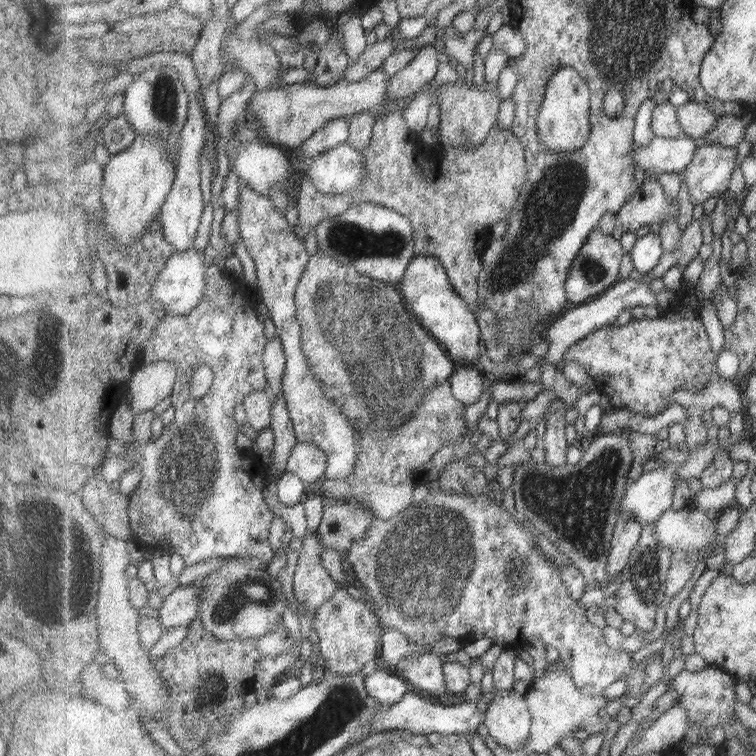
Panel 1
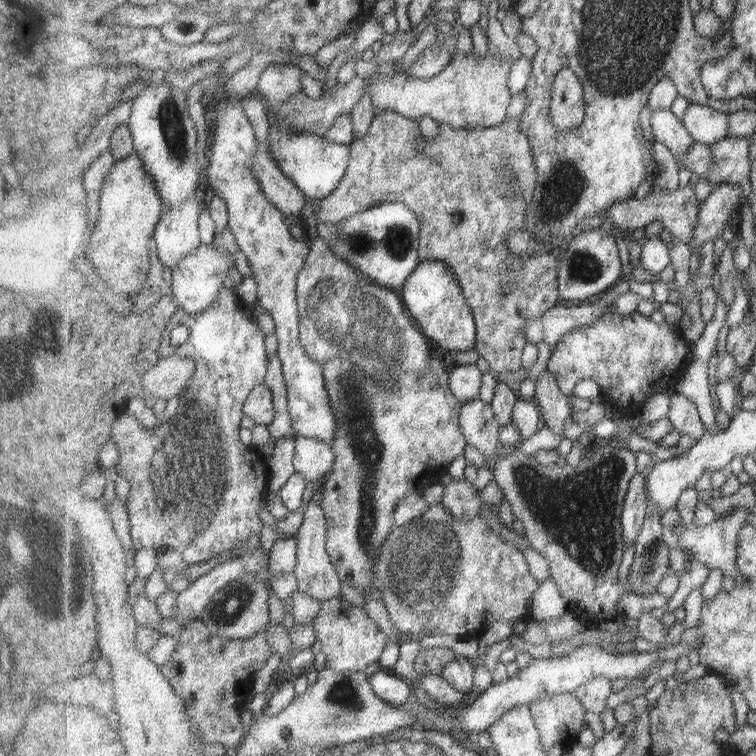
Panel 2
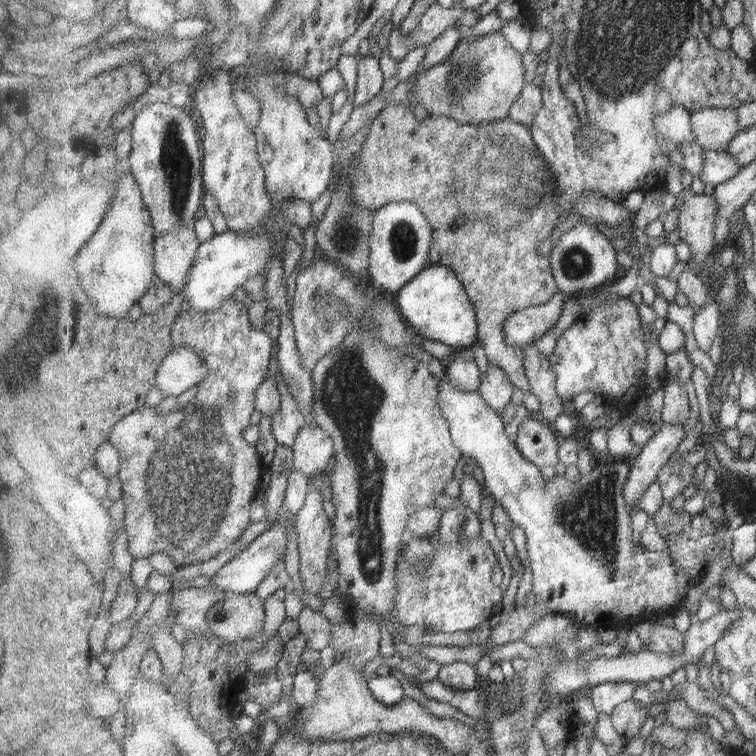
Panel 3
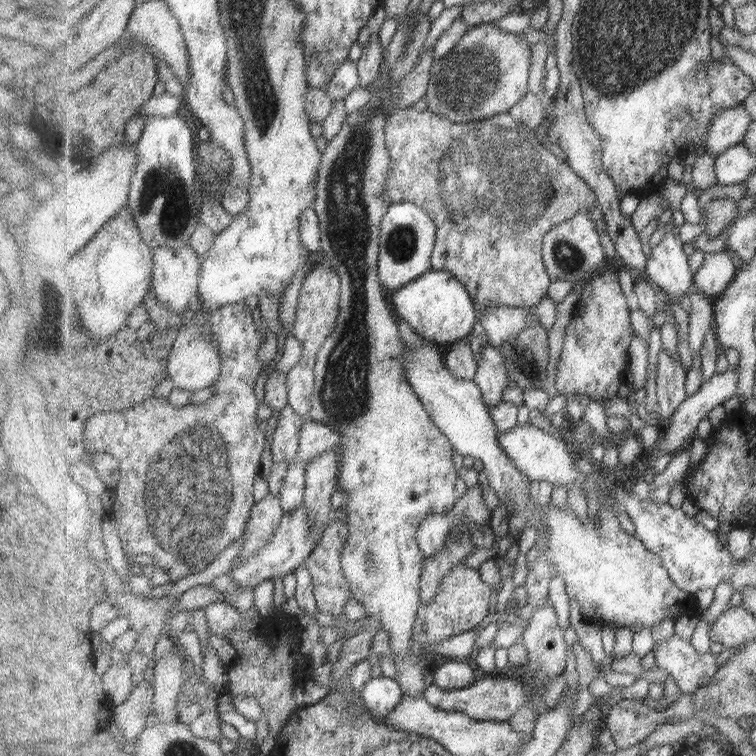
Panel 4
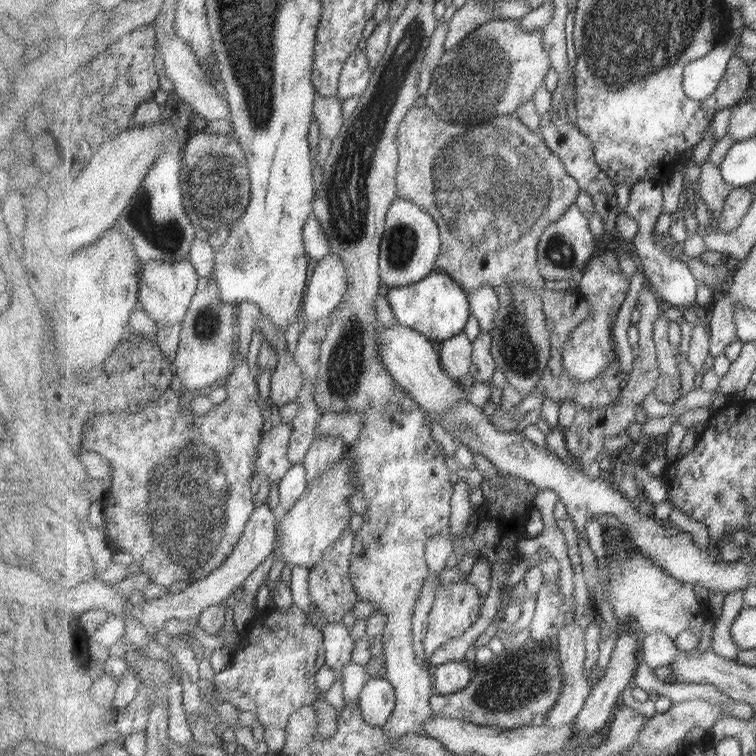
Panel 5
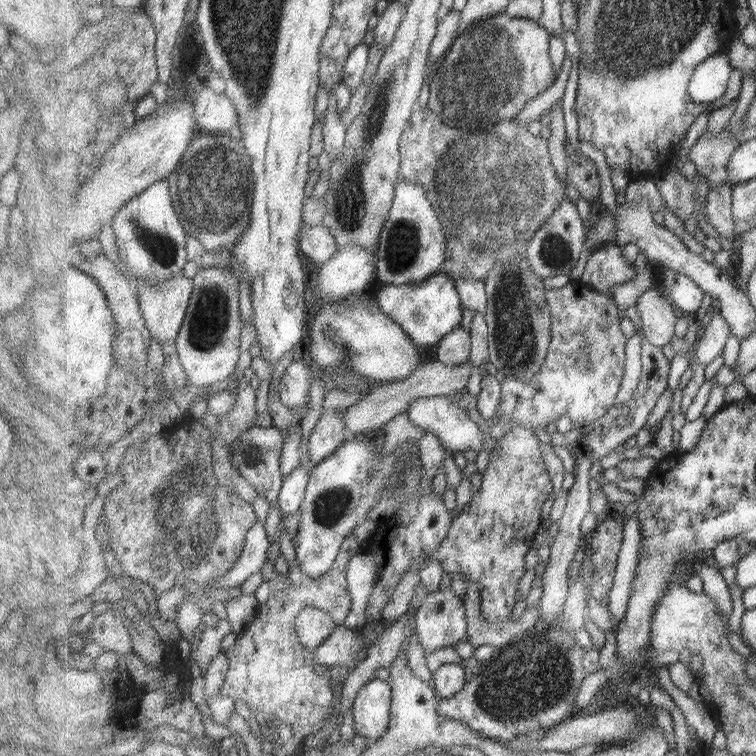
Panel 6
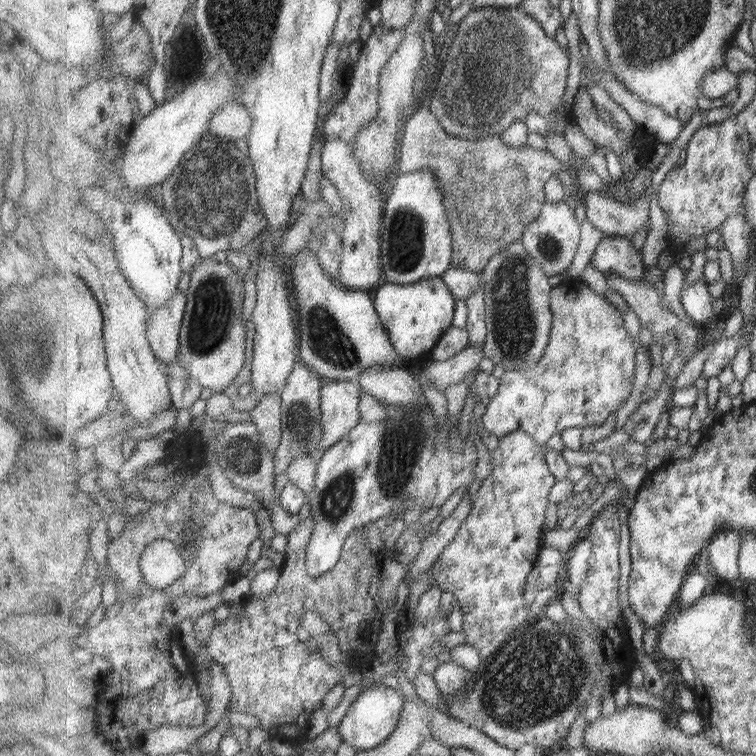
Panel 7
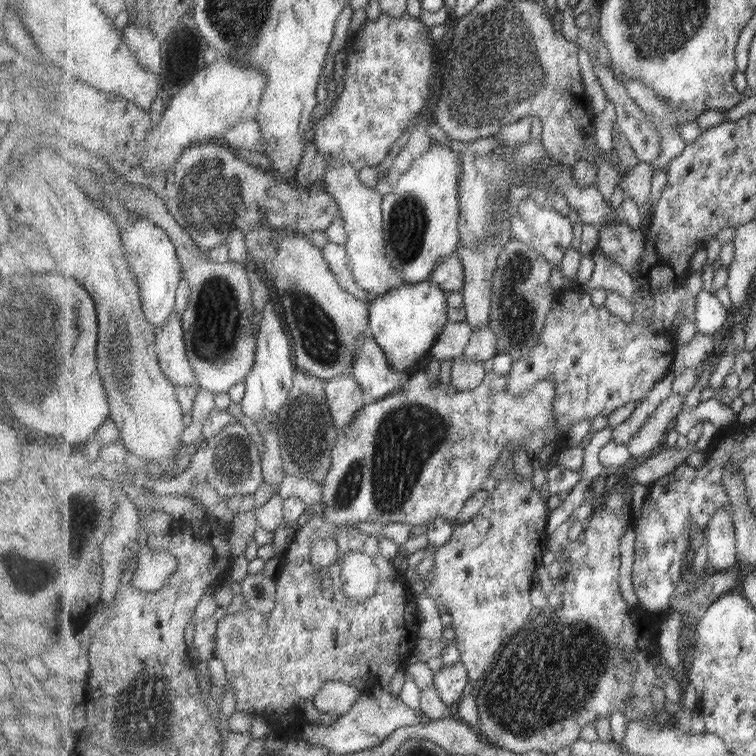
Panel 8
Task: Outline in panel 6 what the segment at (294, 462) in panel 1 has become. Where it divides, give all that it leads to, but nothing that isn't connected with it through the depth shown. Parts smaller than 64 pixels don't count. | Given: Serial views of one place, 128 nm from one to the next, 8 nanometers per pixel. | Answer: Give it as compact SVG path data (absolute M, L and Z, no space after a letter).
M433 361L425 363L417 370L414 370L411 376L407 377L407 380L376 382L367 396L346 409L344 414L345 424L355 436L372 435L377 430L382 430L383 426L389 420L393 420L397 414L405 412L412 400L421 397L459 395L465 388L468 388L474 367L470 361L460 365L448 365L441 361Z

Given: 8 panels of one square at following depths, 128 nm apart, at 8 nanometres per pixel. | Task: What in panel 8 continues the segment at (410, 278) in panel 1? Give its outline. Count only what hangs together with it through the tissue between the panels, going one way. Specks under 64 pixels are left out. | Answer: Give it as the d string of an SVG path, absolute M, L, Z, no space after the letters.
M431 280L405 283L369 302L369 334L387 355L395 370L409 370L427 356L443 333L449 320L448 293Z

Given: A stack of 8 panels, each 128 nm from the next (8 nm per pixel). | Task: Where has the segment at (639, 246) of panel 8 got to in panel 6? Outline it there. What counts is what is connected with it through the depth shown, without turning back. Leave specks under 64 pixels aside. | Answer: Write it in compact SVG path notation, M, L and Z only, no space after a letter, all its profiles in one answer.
M614 241L596 251L587 262L582 282L594 291L610 295L609 288L625 284L637 276L635 264L627 262L622 248Z

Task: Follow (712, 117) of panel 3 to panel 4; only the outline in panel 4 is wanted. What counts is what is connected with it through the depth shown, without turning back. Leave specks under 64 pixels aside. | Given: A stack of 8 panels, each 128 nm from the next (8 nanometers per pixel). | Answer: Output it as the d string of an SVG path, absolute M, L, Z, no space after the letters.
M745 106L729 108L720 112L710 126L706 138L707 152L718 155L745 140L754 118Z

